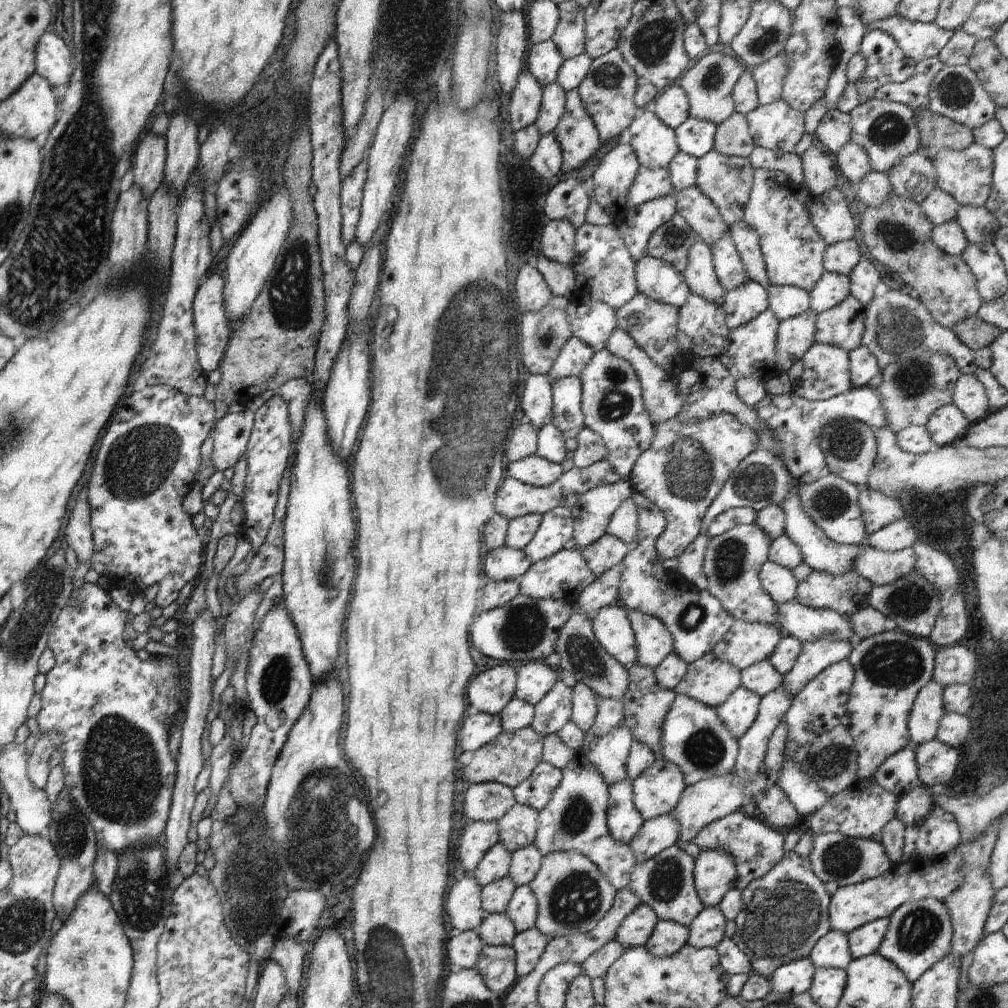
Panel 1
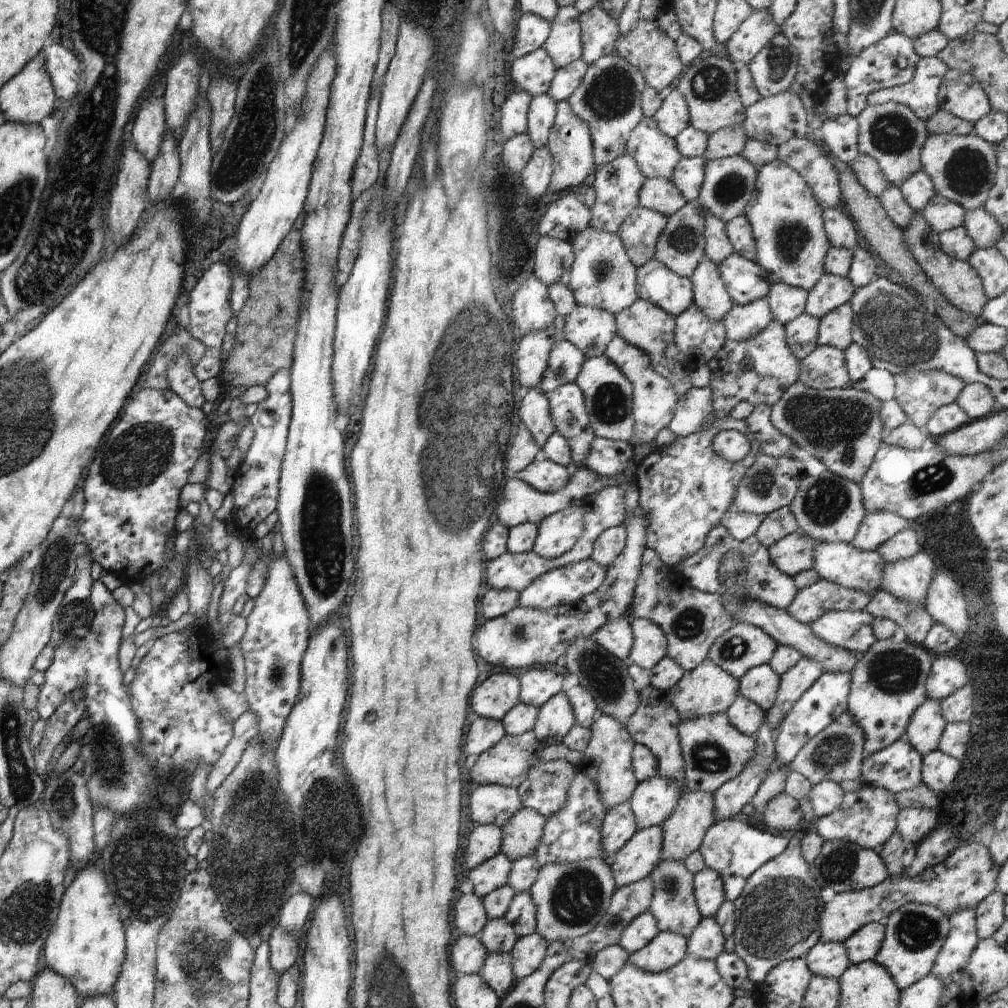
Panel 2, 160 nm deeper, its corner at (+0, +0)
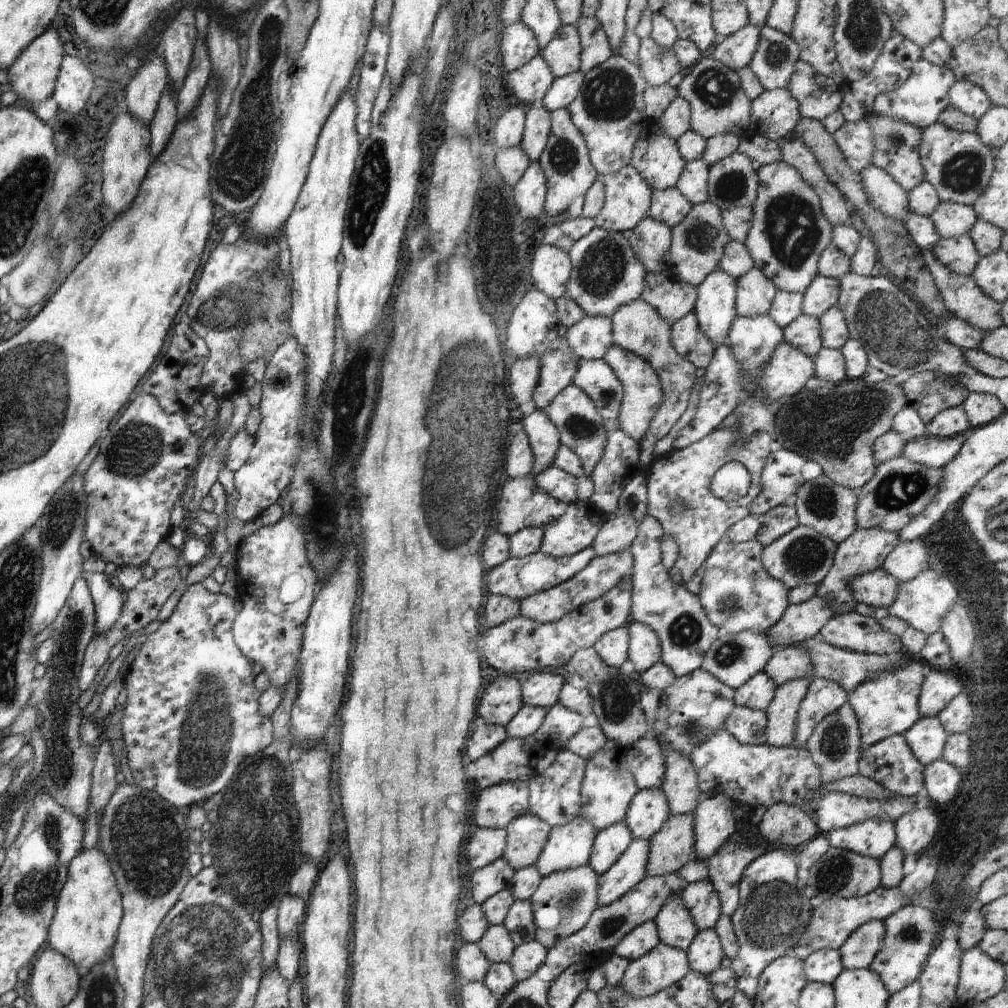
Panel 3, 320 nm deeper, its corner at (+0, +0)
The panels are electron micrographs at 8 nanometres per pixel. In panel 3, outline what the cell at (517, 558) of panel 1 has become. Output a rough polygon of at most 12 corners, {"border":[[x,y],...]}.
{"border":[[541,550],[490,569],[490,595],[521,601],[570,580],[595,557]]}

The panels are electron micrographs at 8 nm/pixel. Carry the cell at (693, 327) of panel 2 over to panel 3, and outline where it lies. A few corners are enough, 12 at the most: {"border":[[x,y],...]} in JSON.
{"border":[[694,311],[671,326],[673,349],[697,369],[715,348]]}

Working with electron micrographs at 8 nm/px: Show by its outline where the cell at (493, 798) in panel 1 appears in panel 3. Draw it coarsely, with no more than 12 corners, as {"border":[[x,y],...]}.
{"border":[[527,781],[482,789],[474,822],[505,829],[528,813]]}

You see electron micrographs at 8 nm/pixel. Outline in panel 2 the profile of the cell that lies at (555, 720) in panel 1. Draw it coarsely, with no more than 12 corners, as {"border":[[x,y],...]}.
{"border":[[564,692],[539,707],[533,728],[546,745],[576,725]]}

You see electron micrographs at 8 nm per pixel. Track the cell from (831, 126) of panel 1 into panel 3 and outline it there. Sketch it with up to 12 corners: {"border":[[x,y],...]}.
{"border":[[845,122],[834,134],[857,173],[873,164],[873,128]]}

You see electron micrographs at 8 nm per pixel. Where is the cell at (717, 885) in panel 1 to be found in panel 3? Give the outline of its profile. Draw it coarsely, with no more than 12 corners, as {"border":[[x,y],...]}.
{"border":[[708,878],[681,899],[699,931],[715,927],[721,904]]}

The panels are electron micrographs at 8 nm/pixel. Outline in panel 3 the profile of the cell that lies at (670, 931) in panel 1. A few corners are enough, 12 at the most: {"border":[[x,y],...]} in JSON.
{"border":[[658,943],[630,961],[620,986],[649,997],[690,971],[687,951]]}

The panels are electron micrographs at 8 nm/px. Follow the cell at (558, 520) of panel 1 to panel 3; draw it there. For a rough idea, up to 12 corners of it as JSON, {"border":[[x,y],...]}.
{"border":[[578,499],[543,527],[541,551],[571,557],[592,547],[603,525]]}

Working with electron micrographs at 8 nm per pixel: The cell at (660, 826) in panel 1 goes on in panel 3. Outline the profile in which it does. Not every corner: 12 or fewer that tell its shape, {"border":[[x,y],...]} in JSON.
{"border":[[632,839],[599,876],[597,906],[622,898],[646,877],[649,842]]}

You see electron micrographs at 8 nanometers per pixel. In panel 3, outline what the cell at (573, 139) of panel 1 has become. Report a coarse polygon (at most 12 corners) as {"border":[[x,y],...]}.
{"border":[[568,109],[551,112],[538,162],[545,213],[568,211],[598,172]]}

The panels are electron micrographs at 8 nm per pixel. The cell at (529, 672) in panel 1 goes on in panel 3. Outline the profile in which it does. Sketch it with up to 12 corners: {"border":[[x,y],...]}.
{"border":[[536,671],[521,685],[522,702],[550,708],[558,703],[564,677]]}

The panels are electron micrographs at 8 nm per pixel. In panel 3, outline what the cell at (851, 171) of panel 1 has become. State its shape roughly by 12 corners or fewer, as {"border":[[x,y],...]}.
{"border":[[874,164],[860,174],[871,205],[902,222],[907,192]]}

